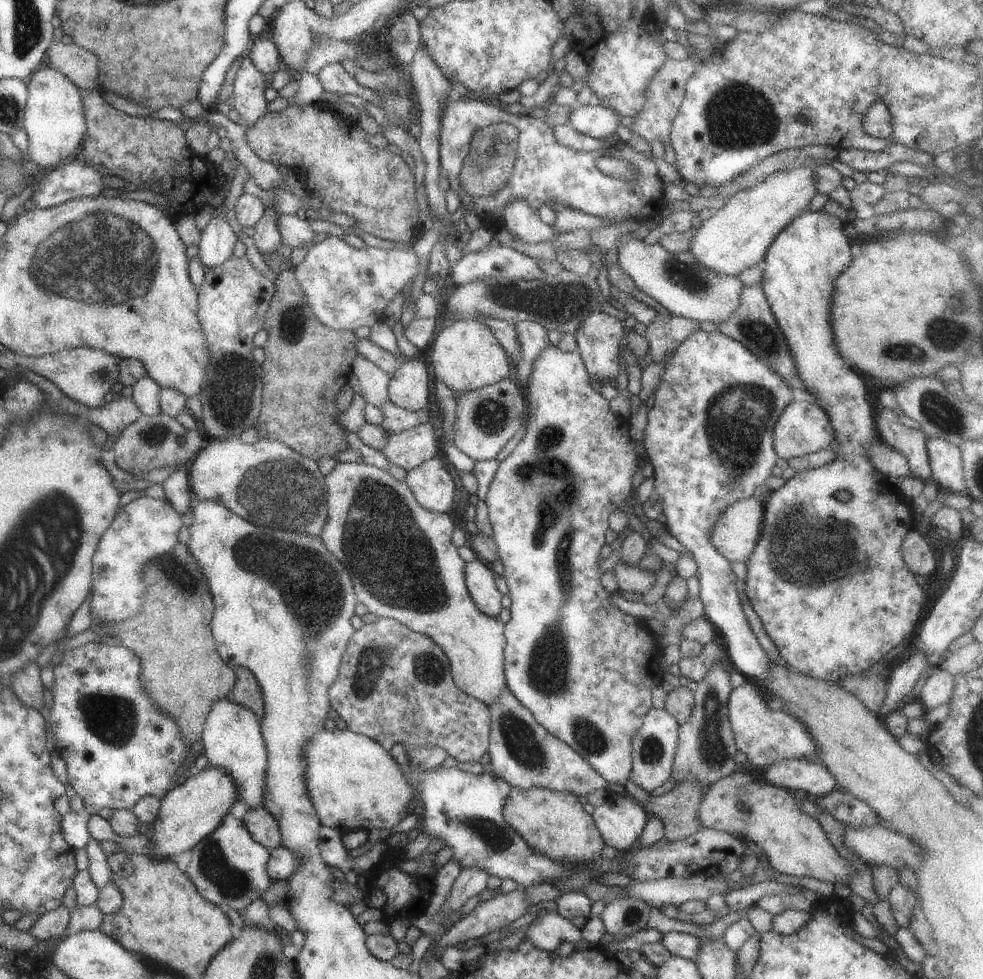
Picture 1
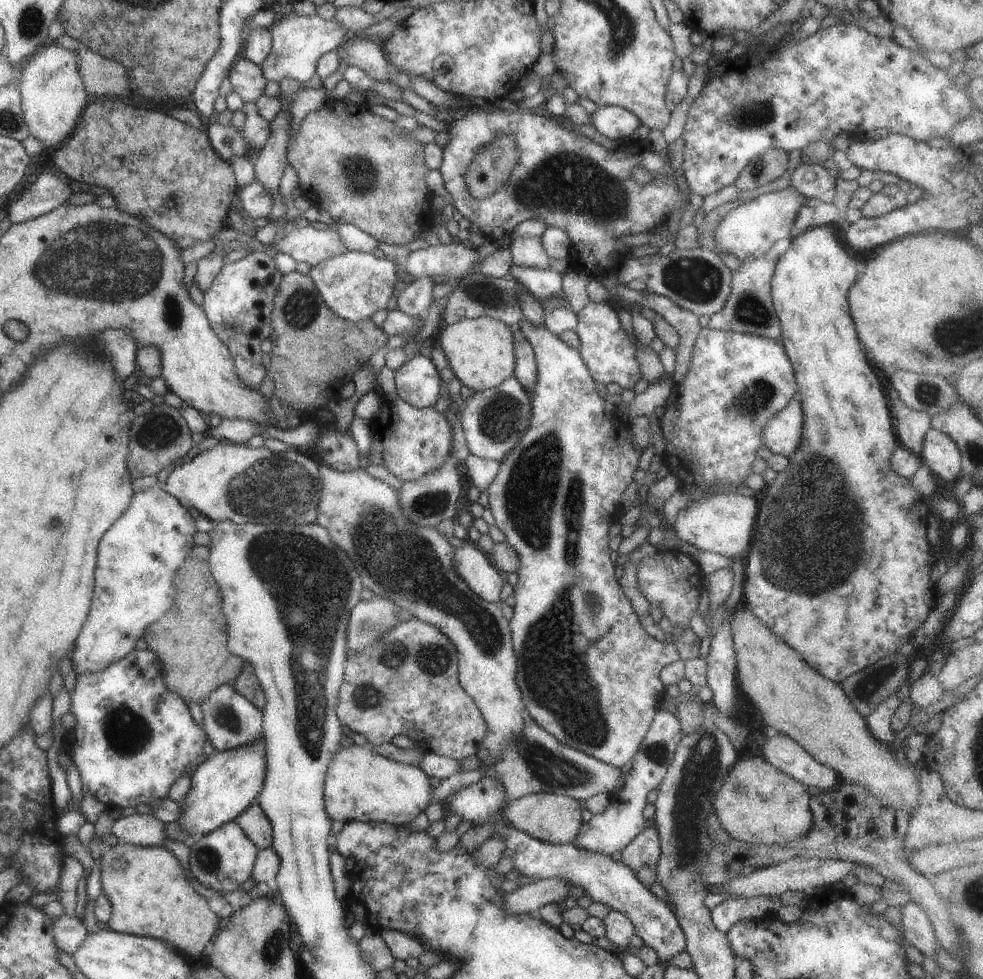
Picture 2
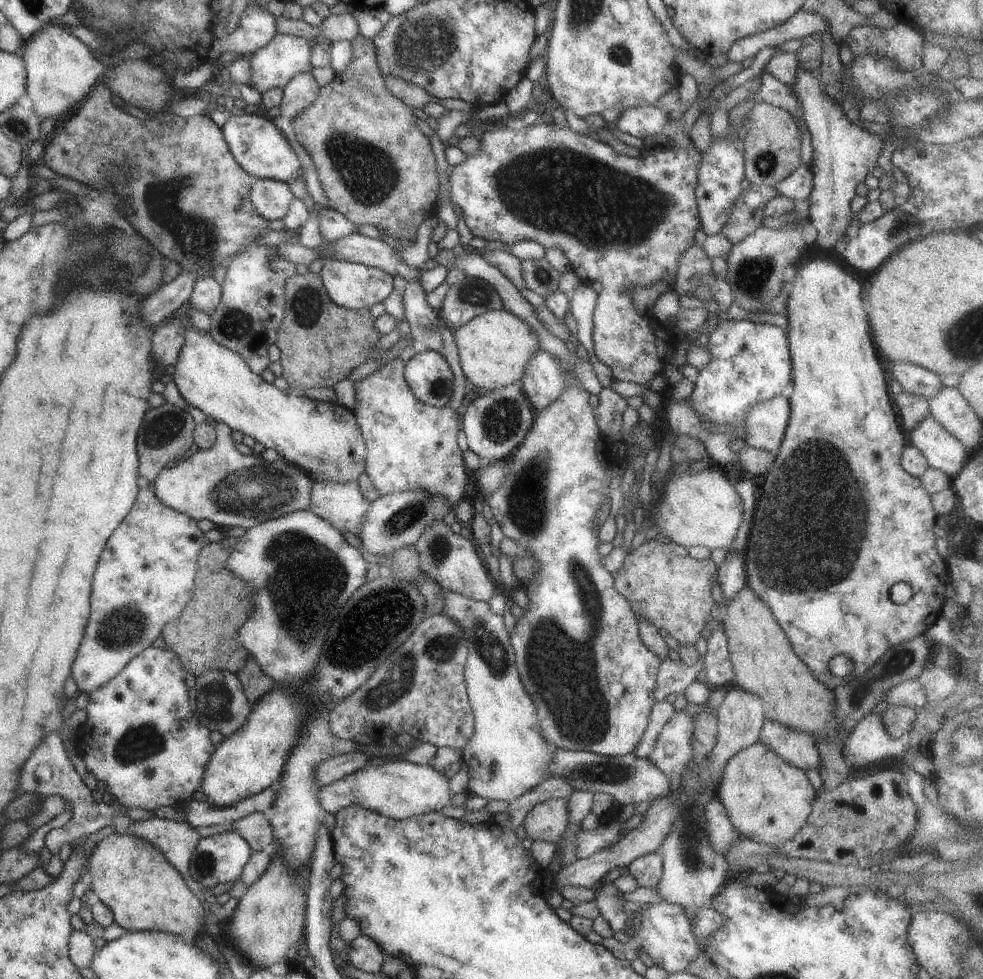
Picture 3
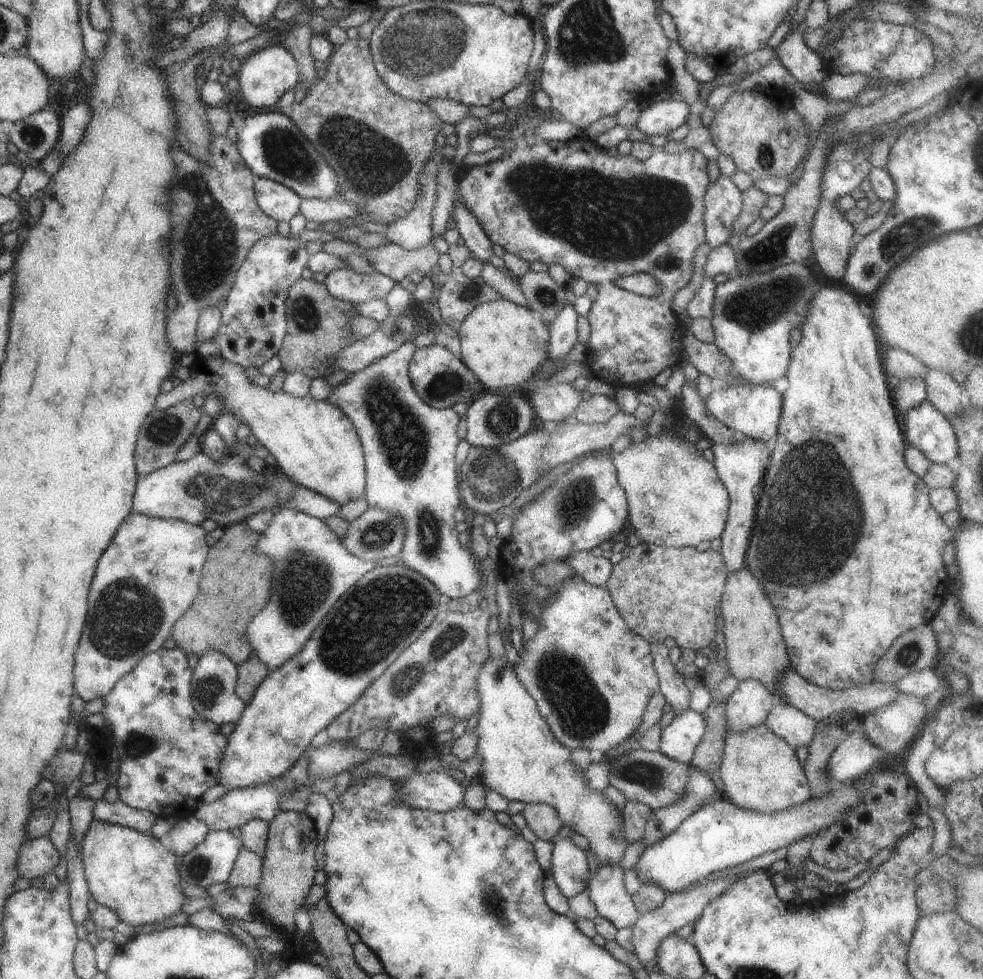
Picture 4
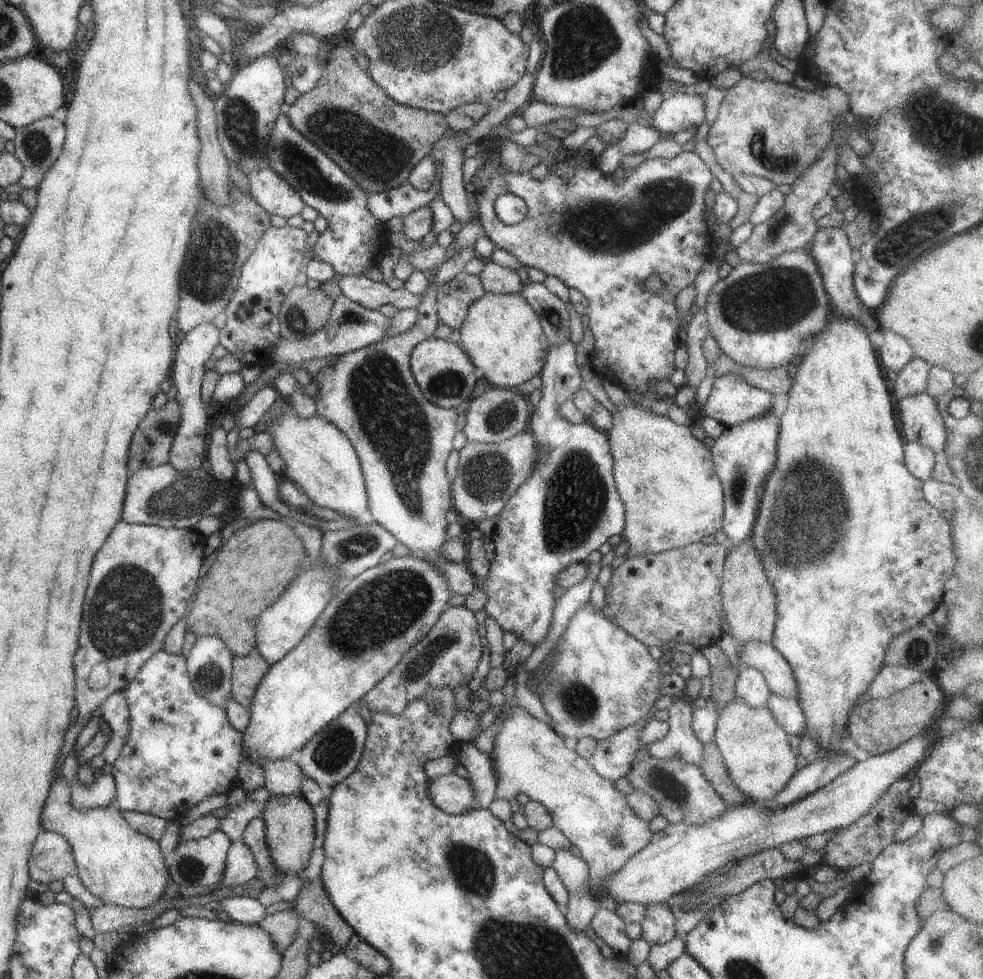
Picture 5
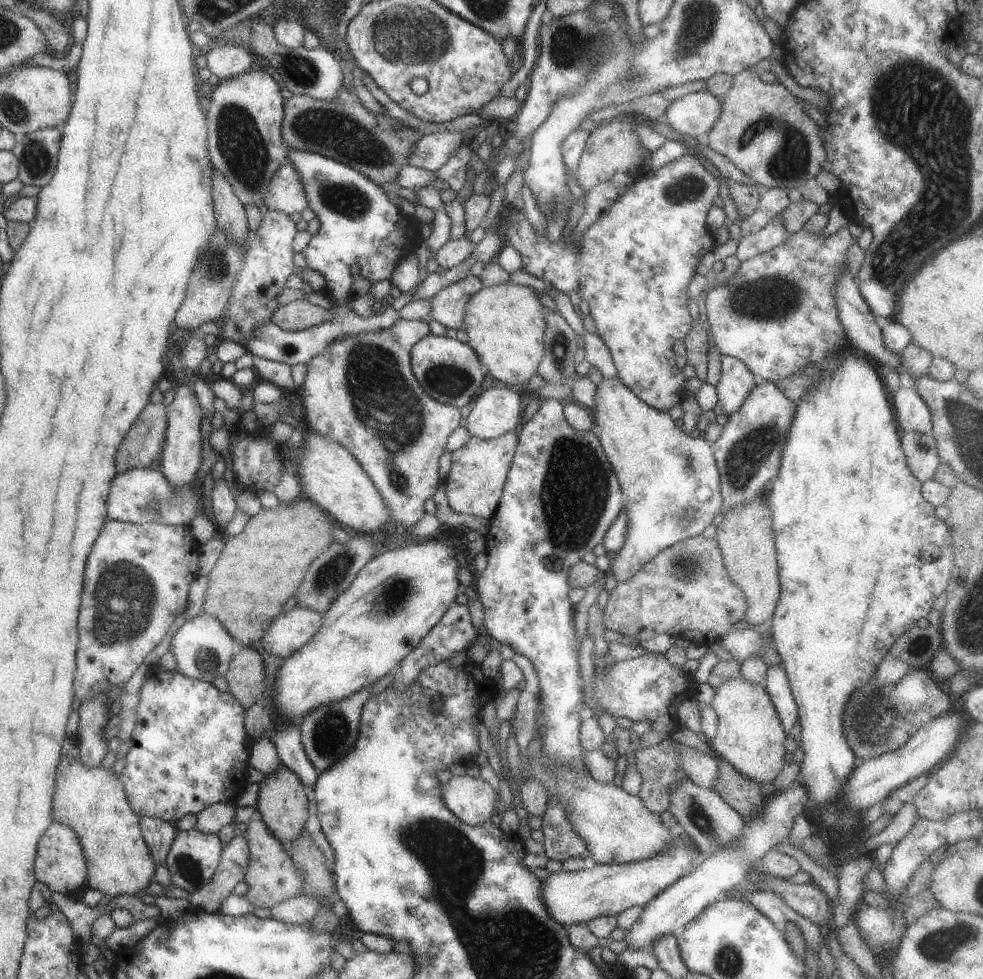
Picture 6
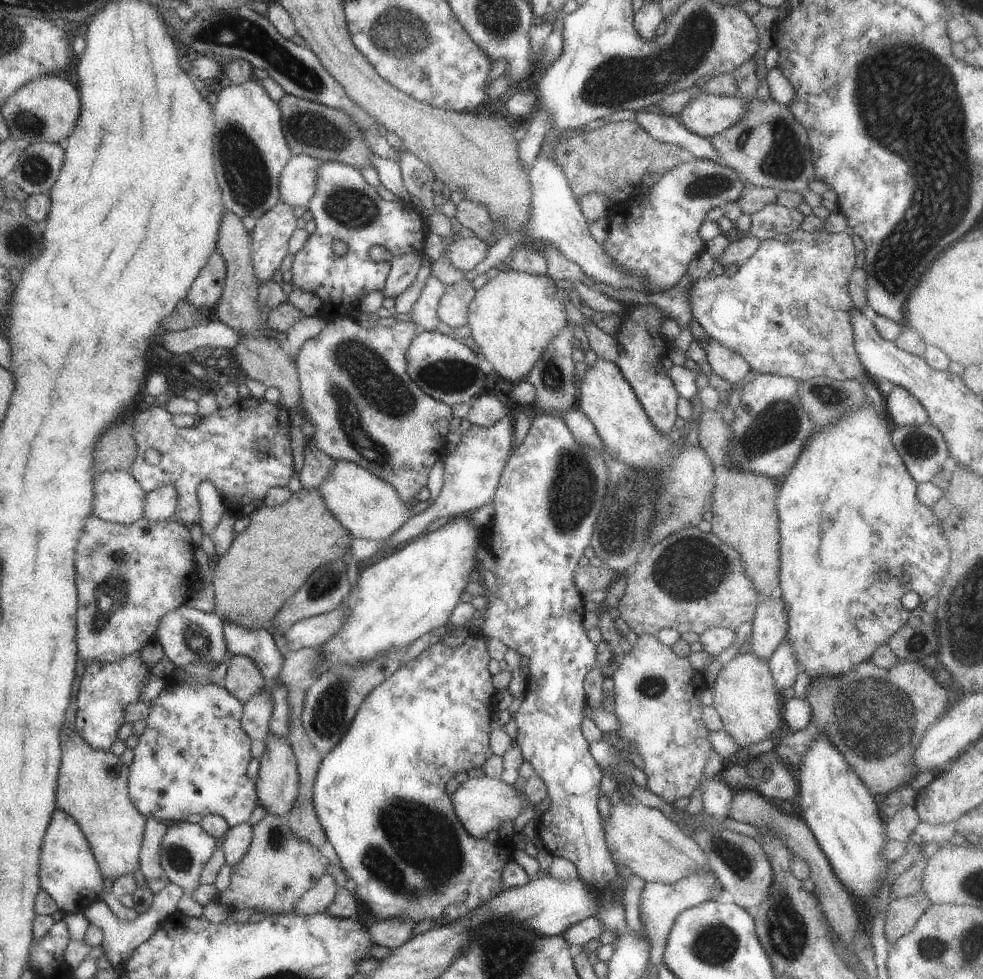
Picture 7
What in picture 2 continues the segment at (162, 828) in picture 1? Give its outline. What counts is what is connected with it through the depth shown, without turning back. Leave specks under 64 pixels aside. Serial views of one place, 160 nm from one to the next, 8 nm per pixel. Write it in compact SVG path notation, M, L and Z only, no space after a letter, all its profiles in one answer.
M261 736L246 745L214 751L213 756L205 758L190 774L189 791L185 798L177 802L182 815L176 822L185 832L194 836L196 833L207 834L218 826L232 821L259 794L265 771L266 748Z

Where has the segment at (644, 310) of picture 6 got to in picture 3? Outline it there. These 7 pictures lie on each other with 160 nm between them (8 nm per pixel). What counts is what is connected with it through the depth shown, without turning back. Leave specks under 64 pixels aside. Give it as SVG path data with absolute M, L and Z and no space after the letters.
M516 120L509 122L501 128L493 127L493 130L485 132L479 140L479 150L477 154L466 154L465 161L455 166L451 166L449 170L448 198L454 207L461 211L461 217L464 220L467 230L471 232L477 240L495 241L497 243L510 244L517 240L533 240L544 249L551 247L560 248L565 255L568 266L581 282L593 283L600 282L602 289L597 295L593 310L592 310L592 327L591 346L593 346L593 354L595 358L609 367L612 378L615 381L632 382L638 385L645 385L655 374L662 374L665 360L662 356L662 351L665 349L665 344L655 336L655 330L659 327L657 322L653 320L651 315L641 314L636 311L631 300L631 295L628 293L630 287L649 287L665 276L673 277L676 272L676 266L683 252L689 248L693 240L693 234L700 228L698 212L696 209L696 198L694 190L696 187L696 176L698 175L698 166L700 161L700 153L697 152L692 144L685 148L664 147L661 150L646 150L642 149L638 157L629 157L618 155L613 148L601 141L595 141L591 137L576 134L568 129L560 129L552 124L534 122L531 126L523 126Z

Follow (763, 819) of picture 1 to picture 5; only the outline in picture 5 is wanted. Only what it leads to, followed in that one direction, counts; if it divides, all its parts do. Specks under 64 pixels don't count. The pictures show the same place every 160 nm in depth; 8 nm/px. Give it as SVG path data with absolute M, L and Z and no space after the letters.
M739 697L728 700L718 711L712 743L722 756L731 782L739 792L746 796L747 802L751 803L762 804L769 797L777 794L779 789L782 789L783 785L787 784L787 781L797 772L801 764L799 756L795 756L789 747L789 737L775 722L774 716L766 705L753 708L746 705Z

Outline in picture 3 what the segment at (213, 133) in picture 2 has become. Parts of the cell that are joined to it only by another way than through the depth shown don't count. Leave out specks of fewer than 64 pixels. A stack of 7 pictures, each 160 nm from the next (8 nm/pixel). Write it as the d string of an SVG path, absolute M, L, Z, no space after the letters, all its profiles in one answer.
M233 112L229 114L220 131L235 162L256 179L275 179L287 183L302 177L301 164L283 132L271 121L271 117Z

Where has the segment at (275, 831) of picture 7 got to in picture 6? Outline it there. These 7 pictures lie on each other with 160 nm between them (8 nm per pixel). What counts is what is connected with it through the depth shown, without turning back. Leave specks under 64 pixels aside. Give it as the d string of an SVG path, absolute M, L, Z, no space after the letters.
M257 815L247 822L242 836L248 844L248 861L241 880L245 883L246 890L242 897L253 907L269 908L297 895L302 889L304 874L290 859L286 845L271 834Z

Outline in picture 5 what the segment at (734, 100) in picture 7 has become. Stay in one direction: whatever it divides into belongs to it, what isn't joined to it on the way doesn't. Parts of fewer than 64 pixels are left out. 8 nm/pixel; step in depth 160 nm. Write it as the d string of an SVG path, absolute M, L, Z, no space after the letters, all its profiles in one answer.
M697 91L675 92L671 96L671 135L697 127L704 120L704 102Z

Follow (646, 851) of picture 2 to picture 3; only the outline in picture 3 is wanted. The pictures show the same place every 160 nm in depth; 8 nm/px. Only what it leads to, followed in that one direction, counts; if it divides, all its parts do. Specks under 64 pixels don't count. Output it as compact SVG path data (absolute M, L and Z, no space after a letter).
M657 848L649 854L634 858L627 864L627 870L629 876L634 878L636 887L656 891L662 873L661 851Z

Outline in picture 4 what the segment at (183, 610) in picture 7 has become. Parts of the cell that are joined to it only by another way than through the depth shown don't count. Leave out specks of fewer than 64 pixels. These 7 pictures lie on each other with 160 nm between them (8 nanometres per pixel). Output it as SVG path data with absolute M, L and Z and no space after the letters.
M219 651L204 652L197 659L191 675L191 704L195 712L218 727L227 722L235 723L245 706L234 693L236 678L236 664L232 660Z

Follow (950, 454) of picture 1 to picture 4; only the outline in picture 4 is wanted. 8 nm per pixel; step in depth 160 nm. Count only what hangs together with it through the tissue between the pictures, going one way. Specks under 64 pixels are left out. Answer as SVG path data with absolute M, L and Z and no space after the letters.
M924 401L903 416L903 436L927 461L946 464L957 456L957 440L950 421Z

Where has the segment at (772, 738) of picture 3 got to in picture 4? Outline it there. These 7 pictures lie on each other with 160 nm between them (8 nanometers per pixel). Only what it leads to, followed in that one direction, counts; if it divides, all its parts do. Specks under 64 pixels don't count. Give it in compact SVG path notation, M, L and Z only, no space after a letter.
M776 701L763 724L771 734L781 738L795 750L800 746L809 745L814 736L816 721L794 707Z

